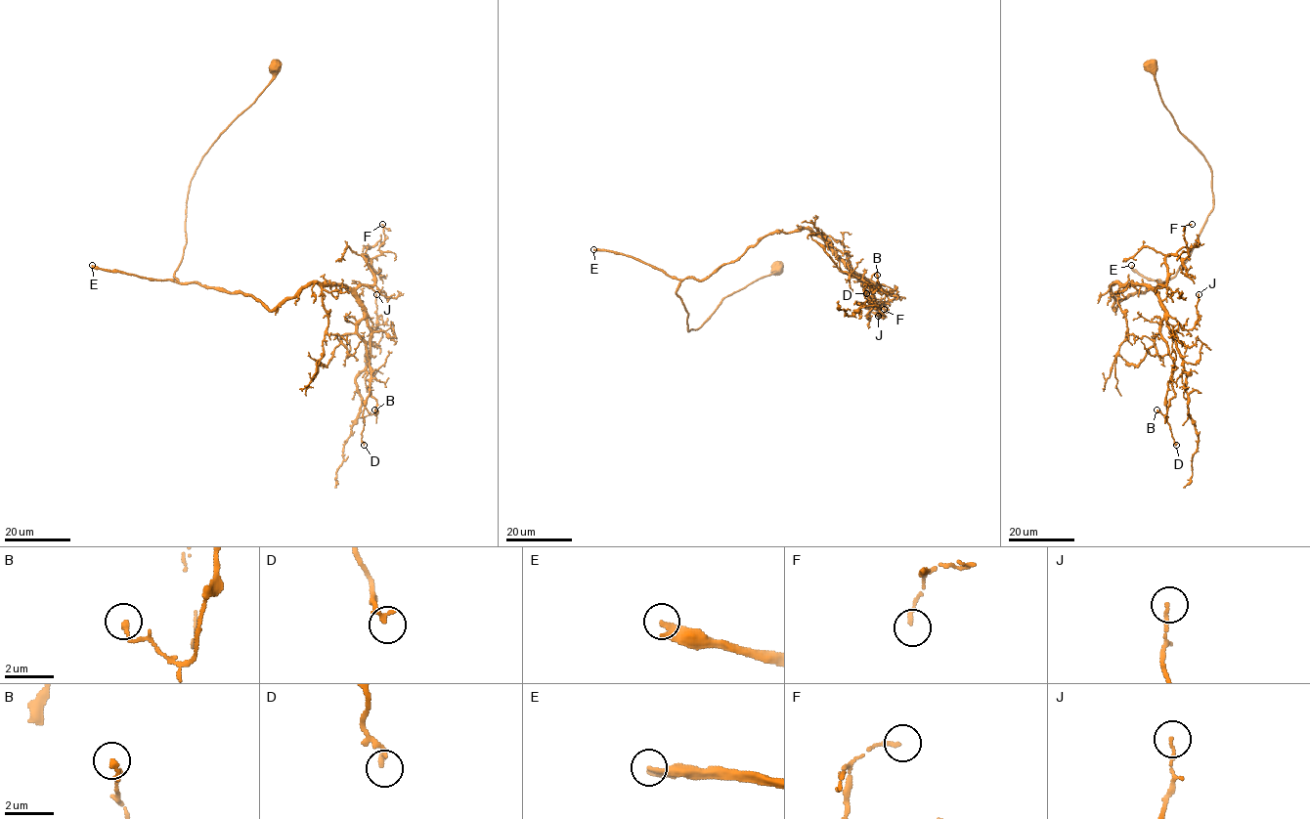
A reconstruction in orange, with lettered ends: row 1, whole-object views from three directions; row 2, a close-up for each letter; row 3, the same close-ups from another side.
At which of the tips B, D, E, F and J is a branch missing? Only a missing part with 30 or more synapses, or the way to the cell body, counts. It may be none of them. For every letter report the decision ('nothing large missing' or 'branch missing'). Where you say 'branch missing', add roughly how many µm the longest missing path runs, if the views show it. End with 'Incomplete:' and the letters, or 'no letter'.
B: nothing large missing
D: nothing large missing
E: branch missing; about 80 µm are missing
F: nothing large missing
J: nothing large missing
Incomplete: E

